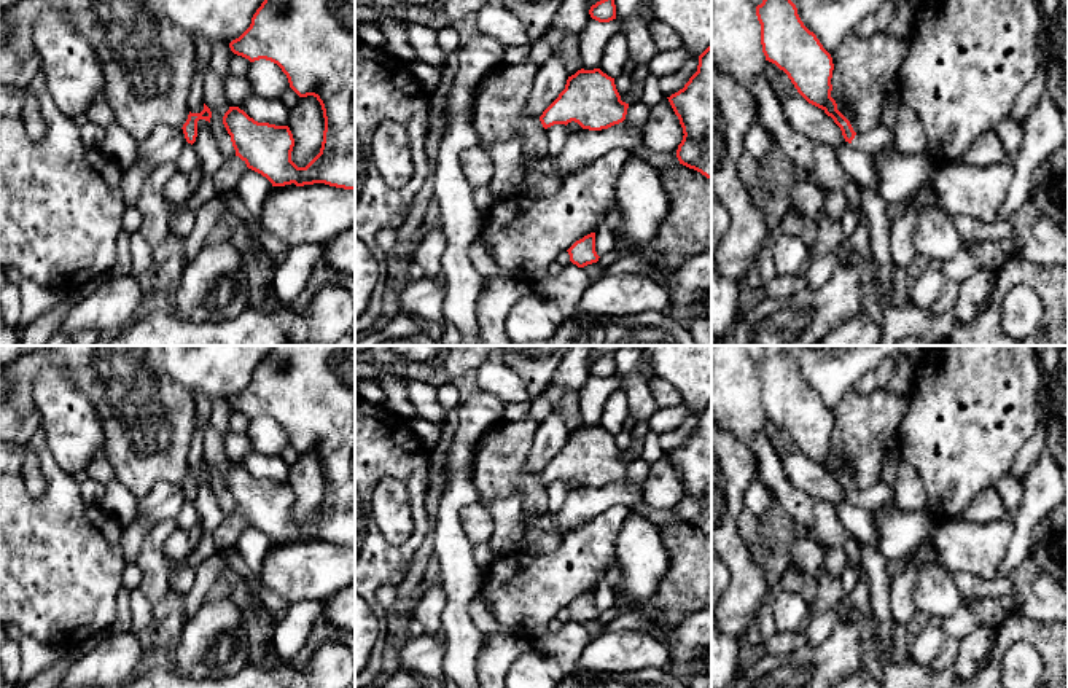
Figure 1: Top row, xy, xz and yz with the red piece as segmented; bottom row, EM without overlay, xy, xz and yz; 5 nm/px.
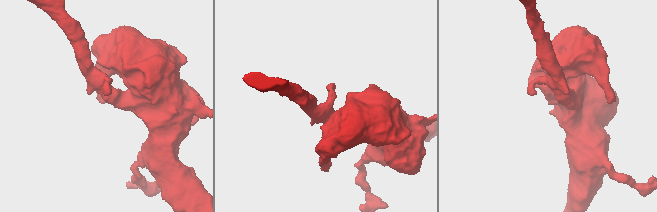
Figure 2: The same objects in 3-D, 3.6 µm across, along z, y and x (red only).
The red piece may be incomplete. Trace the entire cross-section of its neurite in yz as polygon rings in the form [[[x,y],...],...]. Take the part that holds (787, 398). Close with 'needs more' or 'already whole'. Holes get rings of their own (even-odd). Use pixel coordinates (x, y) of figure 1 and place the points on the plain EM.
[[[764,346],[764,349],[762,360],[756,363],[756,373],[766,417],[783,427],[809,460],[831,473],[853,505],[866,510],[883,506],[895,495],[893,489],[882,479],[867,489],[853,487],[831,454],[834,427],[831,411],[804,382],[796,362],[783,346]]]; needs more

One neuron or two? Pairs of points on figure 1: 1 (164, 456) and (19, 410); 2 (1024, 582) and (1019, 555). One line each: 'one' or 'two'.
1: one
2: two

